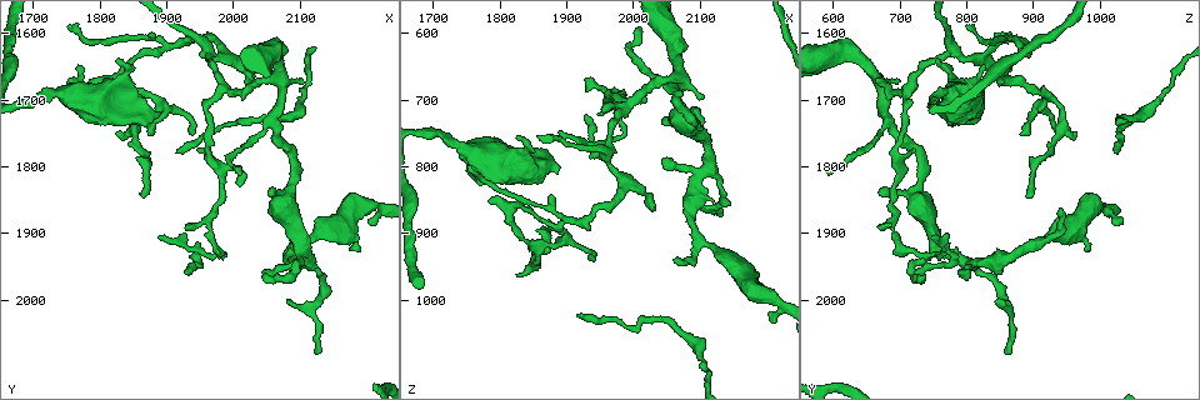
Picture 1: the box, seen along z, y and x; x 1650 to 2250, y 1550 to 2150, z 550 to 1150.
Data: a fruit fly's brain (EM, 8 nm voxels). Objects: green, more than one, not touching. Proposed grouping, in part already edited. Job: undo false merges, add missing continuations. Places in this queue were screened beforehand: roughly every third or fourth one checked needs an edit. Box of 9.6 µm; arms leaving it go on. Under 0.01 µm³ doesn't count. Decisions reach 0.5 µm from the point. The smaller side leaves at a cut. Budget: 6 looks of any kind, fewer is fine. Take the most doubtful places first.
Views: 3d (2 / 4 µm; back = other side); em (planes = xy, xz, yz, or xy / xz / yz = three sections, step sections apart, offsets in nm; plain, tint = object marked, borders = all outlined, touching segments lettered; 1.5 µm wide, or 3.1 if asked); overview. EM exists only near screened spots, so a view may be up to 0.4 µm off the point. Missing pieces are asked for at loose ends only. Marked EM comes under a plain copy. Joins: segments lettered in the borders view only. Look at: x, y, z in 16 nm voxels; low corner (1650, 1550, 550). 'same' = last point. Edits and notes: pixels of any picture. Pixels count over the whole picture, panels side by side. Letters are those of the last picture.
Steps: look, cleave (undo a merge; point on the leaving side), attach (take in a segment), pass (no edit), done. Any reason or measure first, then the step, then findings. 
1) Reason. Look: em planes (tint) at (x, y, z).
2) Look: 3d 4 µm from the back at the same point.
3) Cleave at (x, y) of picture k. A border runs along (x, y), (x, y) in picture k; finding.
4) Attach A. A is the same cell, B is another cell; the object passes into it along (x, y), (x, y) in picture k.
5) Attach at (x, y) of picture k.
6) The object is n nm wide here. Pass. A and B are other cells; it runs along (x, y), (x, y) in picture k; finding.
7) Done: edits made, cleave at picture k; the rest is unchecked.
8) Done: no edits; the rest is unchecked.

End of a long branch. Look: em planes (borders) at (1915, 1775, 1020).

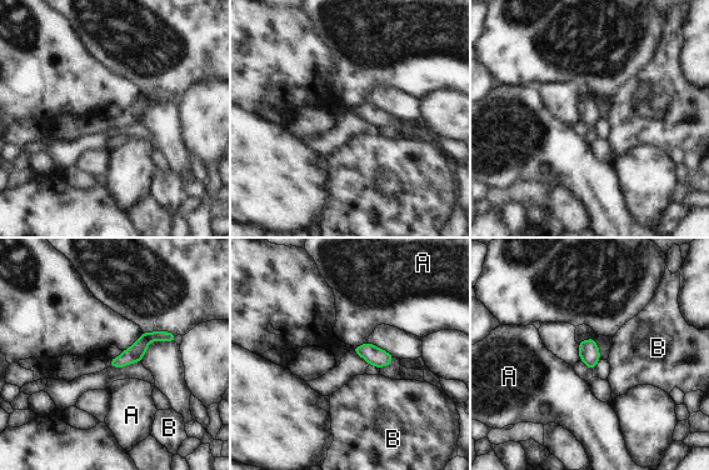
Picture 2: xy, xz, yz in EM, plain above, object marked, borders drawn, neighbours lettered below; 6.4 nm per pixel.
Pass. A and B are other cells; a border runs along (367, 341), (354, 348) in picture 2; none of them fits.

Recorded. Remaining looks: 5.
Arms part here. Look: 3d 2 µm at (2085, 1850, 730).

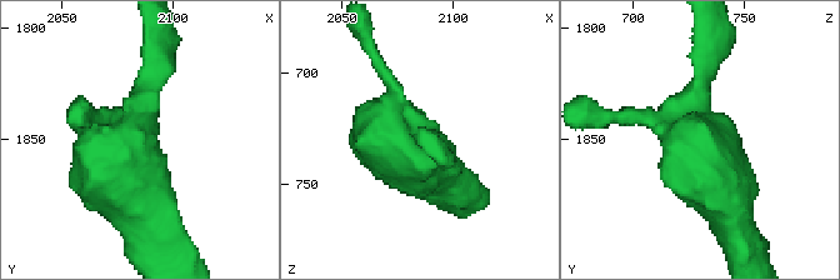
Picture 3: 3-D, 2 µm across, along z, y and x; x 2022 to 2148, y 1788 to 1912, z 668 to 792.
Need the tissue. Look: em planes (tint) at (2080, 1847, 728).

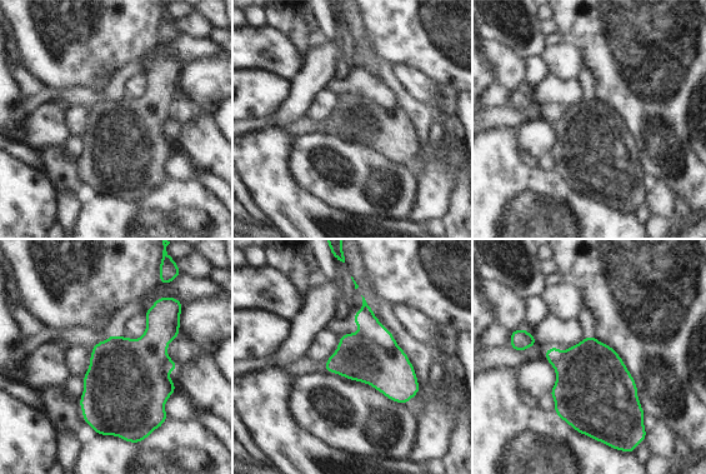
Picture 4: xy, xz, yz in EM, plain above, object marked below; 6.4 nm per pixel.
What lies round it. Look: em planes (borders) at the same point.

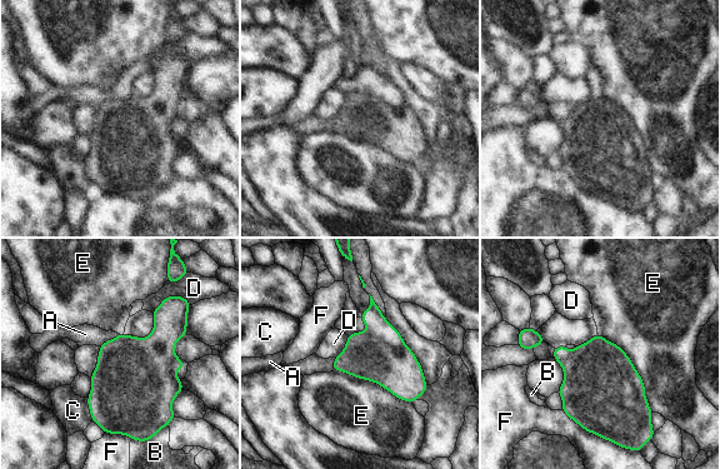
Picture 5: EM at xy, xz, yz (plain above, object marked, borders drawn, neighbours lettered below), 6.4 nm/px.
Pass. A, B, C, D, E and F are other cells; a border runs along (598, 333), (626, 354), (653, 412) in picture 5; one neuron here.

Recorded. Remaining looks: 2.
Four-way junction. Look: em xz step 4 (borders) at (2110, 1940, 805).

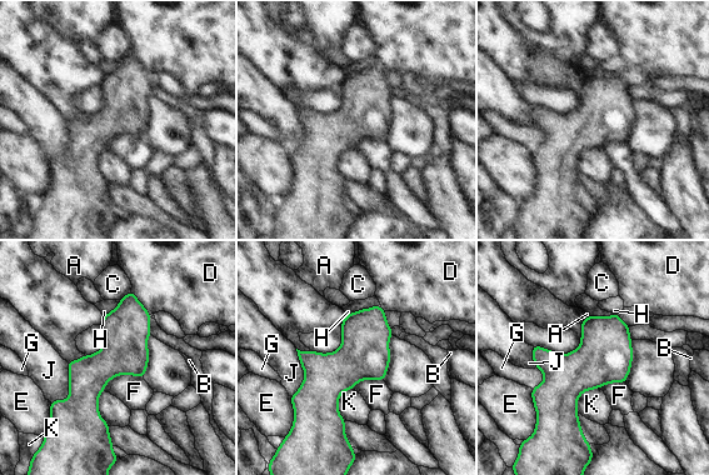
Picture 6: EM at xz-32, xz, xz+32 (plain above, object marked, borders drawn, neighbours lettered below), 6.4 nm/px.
Cut it another way. Look: em planes (borders) at the same point.

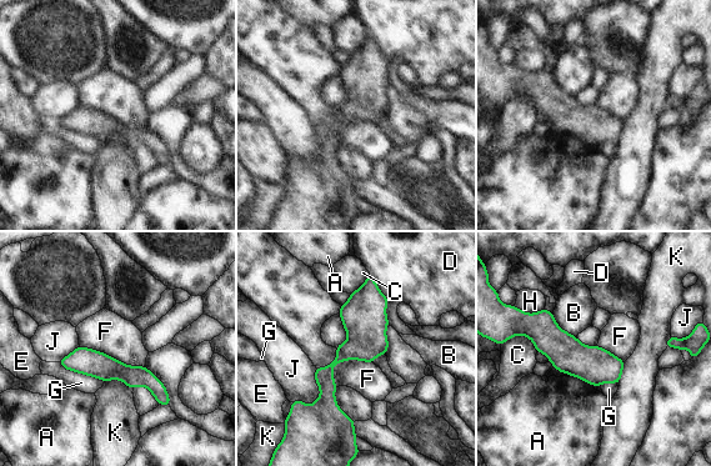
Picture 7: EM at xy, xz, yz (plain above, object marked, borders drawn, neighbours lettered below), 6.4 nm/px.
The object is 240 nm wide here. Pass. A, B, C, D, E, F, G, H, J and K are other cells; a border runs along (80, 345), (145, 367) in picture 7; continuous, no second neuron.

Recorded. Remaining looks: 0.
Done: no edits; the rest is unchecked.

